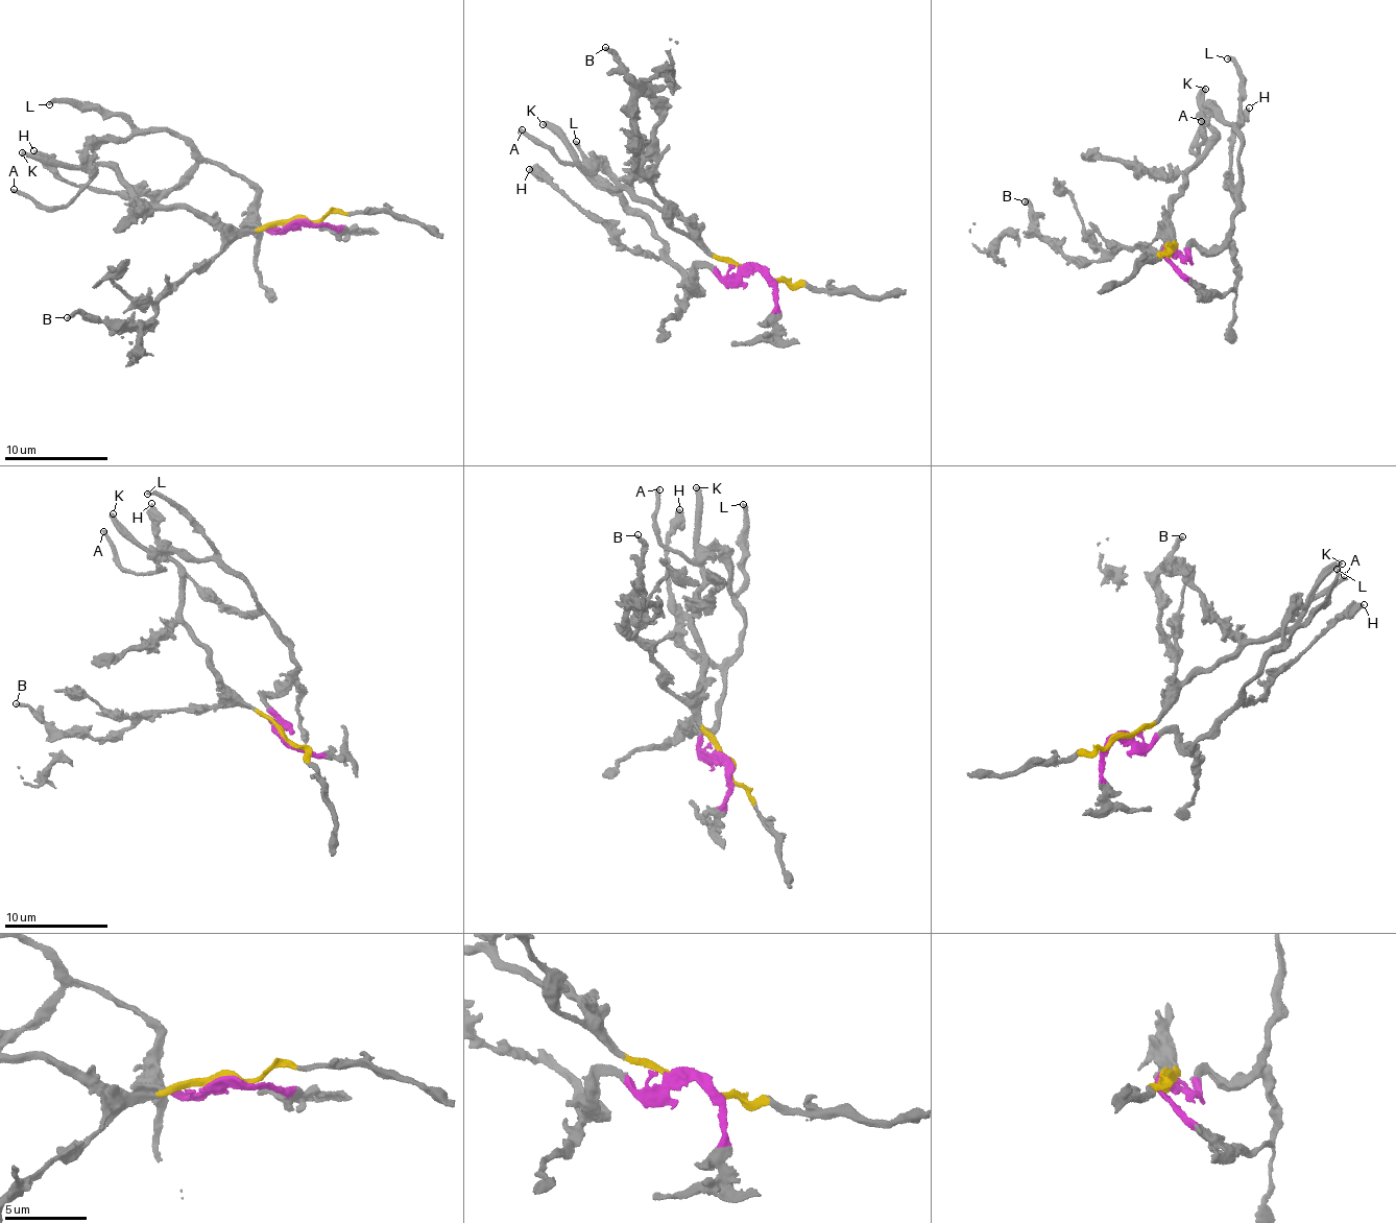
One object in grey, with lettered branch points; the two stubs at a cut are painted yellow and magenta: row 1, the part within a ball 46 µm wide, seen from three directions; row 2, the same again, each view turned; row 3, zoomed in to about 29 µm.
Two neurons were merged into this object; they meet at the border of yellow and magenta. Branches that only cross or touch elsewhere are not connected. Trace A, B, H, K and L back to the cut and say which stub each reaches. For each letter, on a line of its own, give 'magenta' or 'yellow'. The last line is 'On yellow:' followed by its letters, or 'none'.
A: magenta
B: yellow
H: magenta
K: yellow
L: magenta
On yellow: B, K

